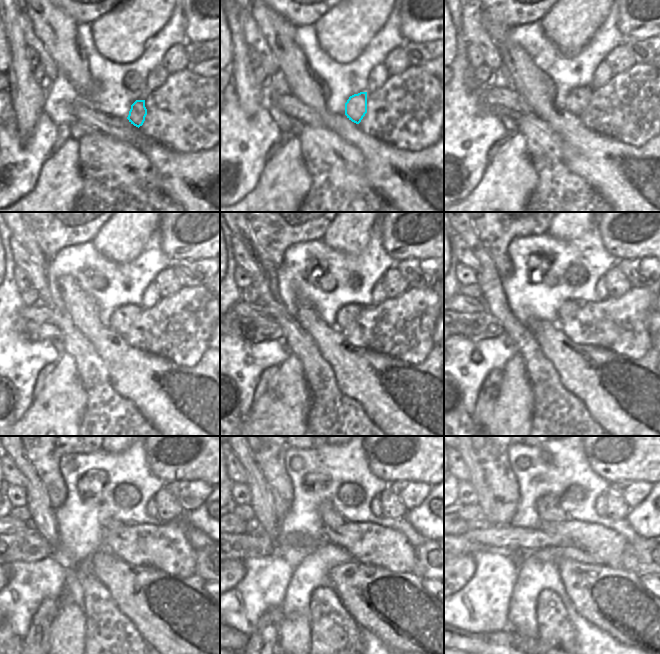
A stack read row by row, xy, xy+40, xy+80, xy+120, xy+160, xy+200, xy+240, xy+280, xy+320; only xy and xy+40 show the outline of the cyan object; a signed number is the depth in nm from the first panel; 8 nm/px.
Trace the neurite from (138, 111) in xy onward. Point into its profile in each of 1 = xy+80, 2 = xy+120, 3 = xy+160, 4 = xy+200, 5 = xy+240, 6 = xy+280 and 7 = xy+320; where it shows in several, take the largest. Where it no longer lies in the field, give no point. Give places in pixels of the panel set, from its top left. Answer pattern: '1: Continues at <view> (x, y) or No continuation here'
1: Continues at xy+80 (578, 99)
2: Continues at xy+120 (122, 319)
3: Continues at xy+160 (348, 313)
4: Continues at xy+200 (569, 308)
5: Continues at xy+240 (110, 524)
6: Continues at xy+280 (330, 518)
7: Continues at xy+320 (548, 507)

